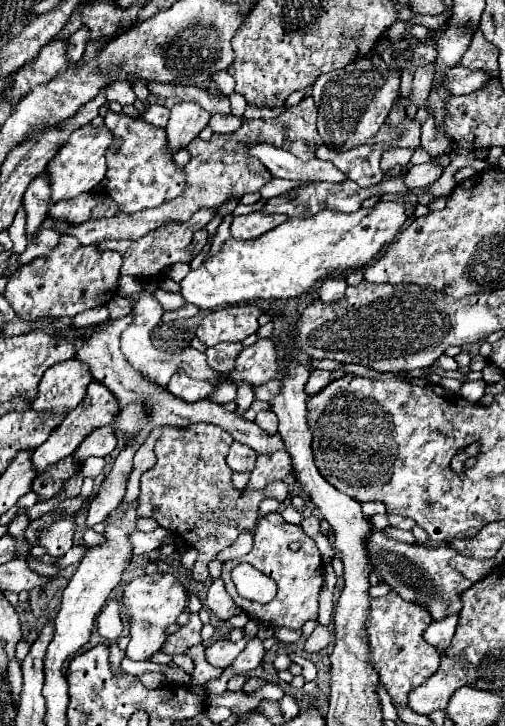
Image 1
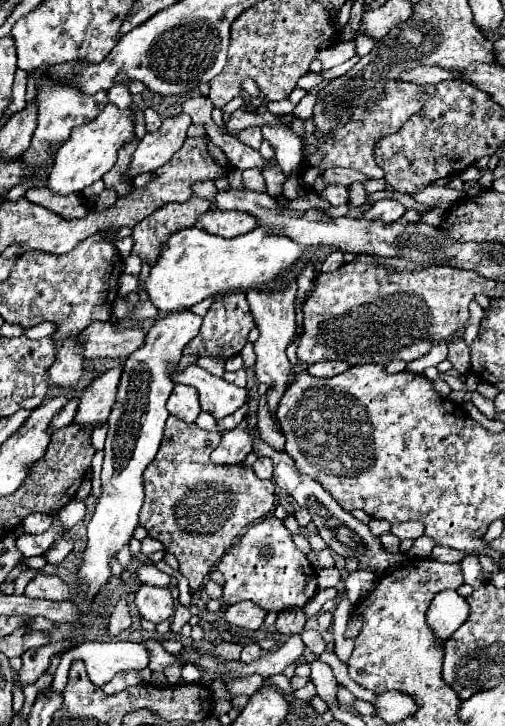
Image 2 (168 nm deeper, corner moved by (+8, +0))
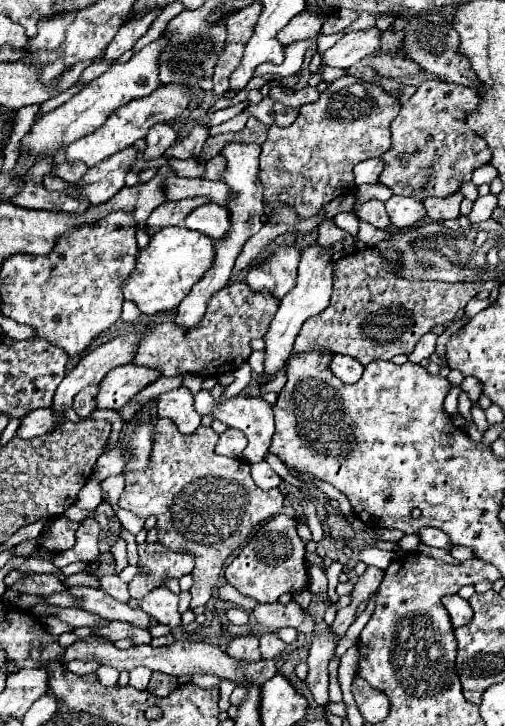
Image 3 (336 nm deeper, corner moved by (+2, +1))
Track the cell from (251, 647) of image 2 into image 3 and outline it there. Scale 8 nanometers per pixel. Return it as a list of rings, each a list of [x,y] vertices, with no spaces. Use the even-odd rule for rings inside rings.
[[[266,632],[266,634],[262,634],[260,636],[260,654],[262,654],[262,658],[274,658],[276,654],[280,654],[282,650],[284,650],[284,642],[276,636],[276,634],[272,634],[272,632]]]

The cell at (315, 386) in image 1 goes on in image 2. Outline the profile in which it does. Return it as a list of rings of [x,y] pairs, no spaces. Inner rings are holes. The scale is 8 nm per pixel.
[[[322,361],[322,363],[314,363],[308,367],[308,373],[314,377],[334,377],[340,375],[344,371],[348,371],[352,365],[348,365],[346,361]]]

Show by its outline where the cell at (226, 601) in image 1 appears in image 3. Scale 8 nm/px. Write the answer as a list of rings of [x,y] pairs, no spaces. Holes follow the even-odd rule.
[[[290,602],[290,604],[258,604],[252,610],[252,620],[258,622],[260,626],[264,626],[266,630],[278,630],[278,628],[292,627],[298,632],[304,632],[306,636],[314,634],[314,622],[308,616],[308,612],[304,612],[298,604]]]

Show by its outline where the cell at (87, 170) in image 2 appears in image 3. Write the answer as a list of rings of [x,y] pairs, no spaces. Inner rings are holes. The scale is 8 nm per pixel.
[[[160,84],[160,88],[156,92],[152,92],[146,98],[132,100],[126,106],[120,106],[118,110],[114,110],[108,116],[108,120],[104,122],[102,128],[76,140],[76,144],[70,144],[66,148],[66,160],[68,162],[84,162],[88,168],[94,168],[96,164],[100,164],[108,156],[132,146],[136,140],[144,138],[154,124],[172,122],[174,118],[178,118],[188,104],[190,104],[190,94],[188,94],[184,84]]]

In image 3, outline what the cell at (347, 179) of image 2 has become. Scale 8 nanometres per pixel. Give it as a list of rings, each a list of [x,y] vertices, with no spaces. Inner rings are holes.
[[[370,158],[356,166],[356,186],[360,184],[376,184],[380,178],[380,172],[384,168],[384,162],[380,158]]]

